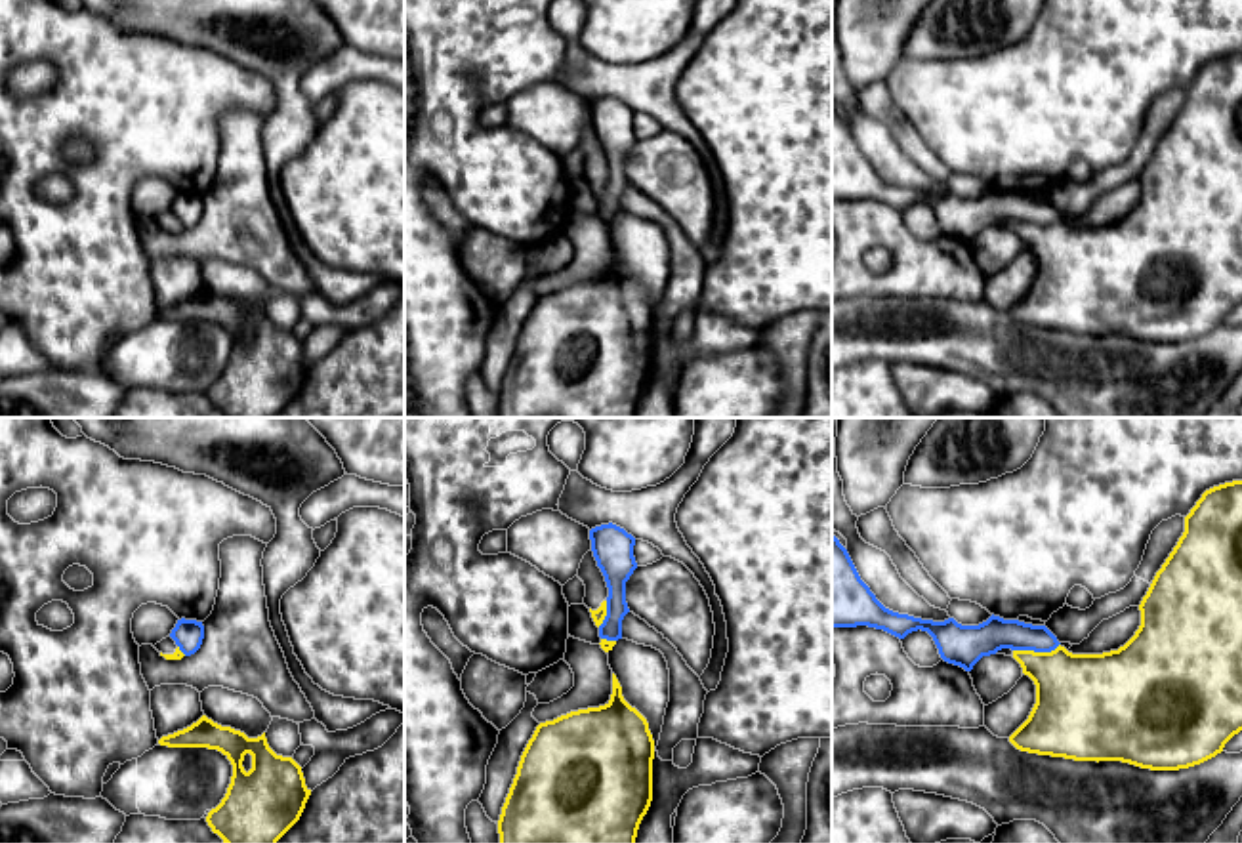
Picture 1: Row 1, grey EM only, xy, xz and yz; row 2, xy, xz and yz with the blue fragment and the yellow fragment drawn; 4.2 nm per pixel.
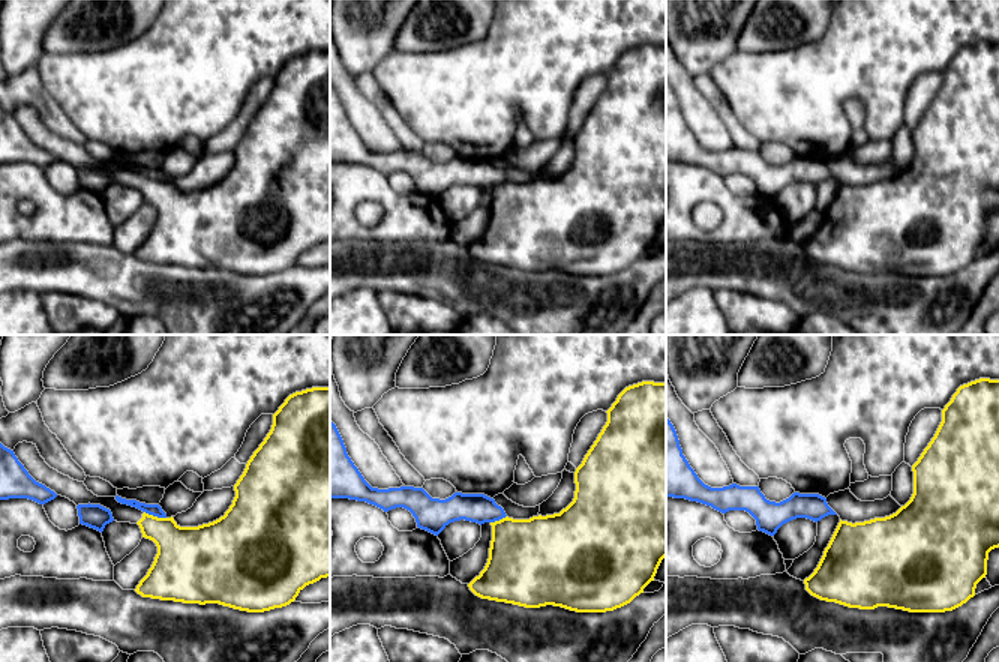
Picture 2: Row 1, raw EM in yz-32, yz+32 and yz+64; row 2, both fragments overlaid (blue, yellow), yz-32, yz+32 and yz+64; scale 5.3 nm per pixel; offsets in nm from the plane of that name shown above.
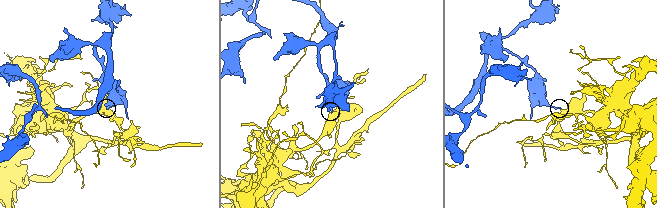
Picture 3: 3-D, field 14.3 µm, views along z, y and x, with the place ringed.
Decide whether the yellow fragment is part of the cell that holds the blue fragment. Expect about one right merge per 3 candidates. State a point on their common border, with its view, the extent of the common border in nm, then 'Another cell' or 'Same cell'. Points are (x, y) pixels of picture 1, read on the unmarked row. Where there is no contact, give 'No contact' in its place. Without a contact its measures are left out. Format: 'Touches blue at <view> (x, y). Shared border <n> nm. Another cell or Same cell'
Touches blue at yz (1036, 224). Shared border 200 nm. Another cell

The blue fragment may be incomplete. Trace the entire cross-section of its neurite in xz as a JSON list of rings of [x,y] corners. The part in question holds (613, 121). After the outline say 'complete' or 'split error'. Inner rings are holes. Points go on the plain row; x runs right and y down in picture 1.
[[[609,95],[591,101],[590,113],[597,139],[609,160],[607,189],[599,198],[599,210],[618,214],[622,212],[622,193],[630,185],[626,175],[626,154],[637,141],[633,130],[635,111],[624,101]]]; complete

